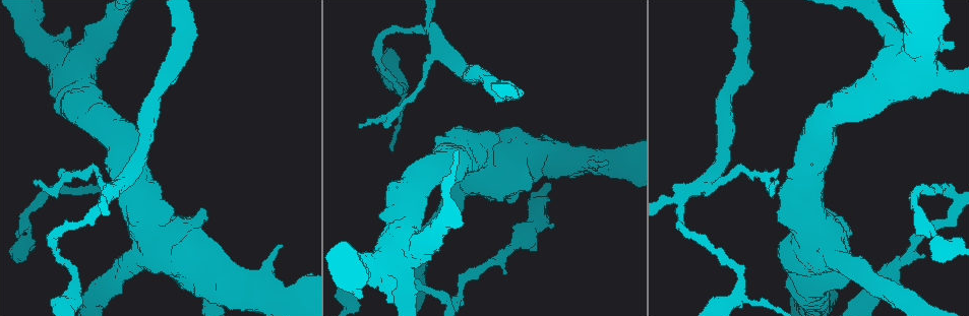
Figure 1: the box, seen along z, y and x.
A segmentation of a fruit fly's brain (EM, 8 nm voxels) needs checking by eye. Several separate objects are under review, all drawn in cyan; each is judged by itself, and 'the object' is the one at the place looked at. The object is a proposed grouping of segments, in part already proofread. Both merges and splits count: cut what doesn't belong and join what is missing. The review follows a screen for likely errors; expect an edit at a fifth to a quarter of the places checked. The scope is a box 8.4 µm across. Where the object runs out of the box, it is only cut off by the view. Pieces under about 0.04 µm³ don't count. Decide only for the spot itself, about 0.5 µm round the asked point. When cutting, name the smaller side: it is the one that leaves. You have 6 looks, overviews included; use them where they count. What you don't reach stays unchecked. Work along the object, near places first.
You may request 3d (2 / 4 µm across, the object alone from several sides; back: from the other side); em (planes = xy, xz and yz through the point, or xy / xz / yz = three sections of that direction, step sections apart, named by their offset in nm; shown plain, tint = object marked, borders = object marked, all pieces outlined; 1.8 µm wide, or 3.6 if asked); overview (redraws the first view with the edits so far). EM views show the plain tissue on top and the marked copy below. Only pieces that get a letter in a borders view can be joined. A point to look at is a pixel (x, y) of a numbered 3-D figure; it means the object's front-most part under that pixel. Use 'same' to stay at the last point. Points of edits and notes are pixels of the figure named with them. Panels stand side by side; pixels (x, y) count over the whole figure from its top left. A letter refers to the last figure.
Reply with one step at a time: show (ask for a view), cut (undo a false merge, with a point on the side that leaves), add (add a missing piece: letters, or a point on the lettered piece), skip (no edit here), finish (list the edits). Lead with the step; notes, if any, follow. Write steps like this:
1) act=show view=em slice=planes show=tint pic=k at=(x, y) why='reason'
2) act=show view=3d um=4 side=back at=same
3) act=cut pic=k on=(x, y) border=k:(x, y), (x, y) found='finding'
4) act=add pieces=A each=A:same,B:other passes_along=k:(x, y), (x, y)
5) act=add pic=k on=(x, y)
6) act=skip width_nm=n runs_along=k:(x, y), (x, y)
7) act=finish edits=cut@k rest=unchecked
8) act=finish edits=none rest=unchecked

act=show view=em um=3.6 slice=xz step=8 show=tint pic=1 at=(34, 181) why='branch stops here'

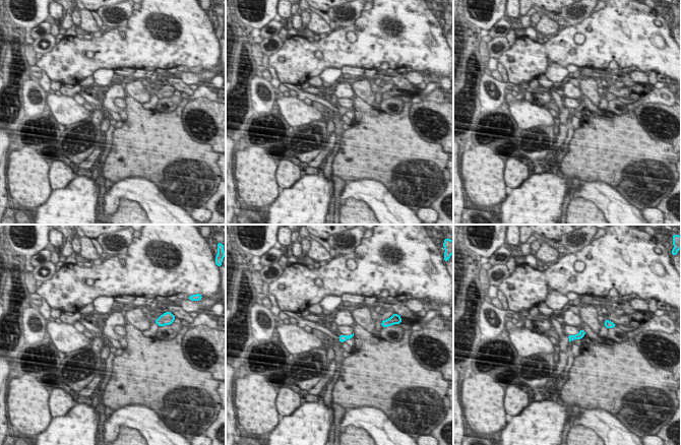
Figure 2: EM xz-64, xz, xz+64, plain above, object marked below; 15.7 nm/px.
act=show view=em um=3.6 slice=xz step=8 show=borders at=same why='see the neighbours'

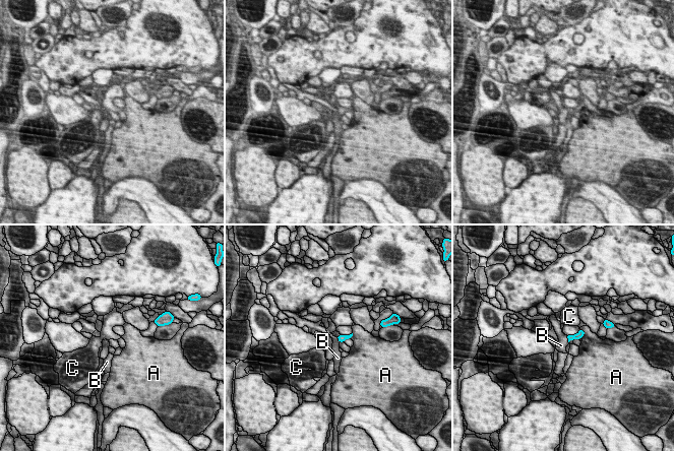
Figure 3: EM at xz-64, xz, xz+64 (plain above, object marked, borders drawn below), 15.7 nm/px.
act=skip each=A:other,B:other,C:other border=3:(565, 335), (568, 342) found='none of them fits'

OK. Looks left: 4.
act=show view=em um=3.6 slice=xz step=4 show=tint pic=1 at=(739, 295) why='three-way junction'

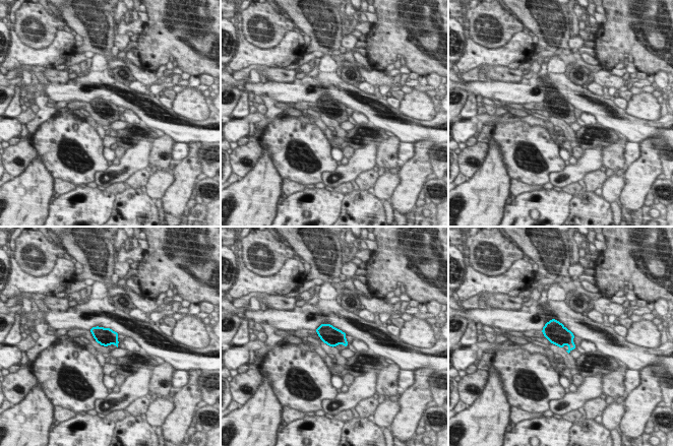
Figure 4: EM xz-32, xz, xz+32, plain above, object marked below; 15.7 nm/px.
act=show view=em um=3.6 slice=xz step=4 show=borders at=same

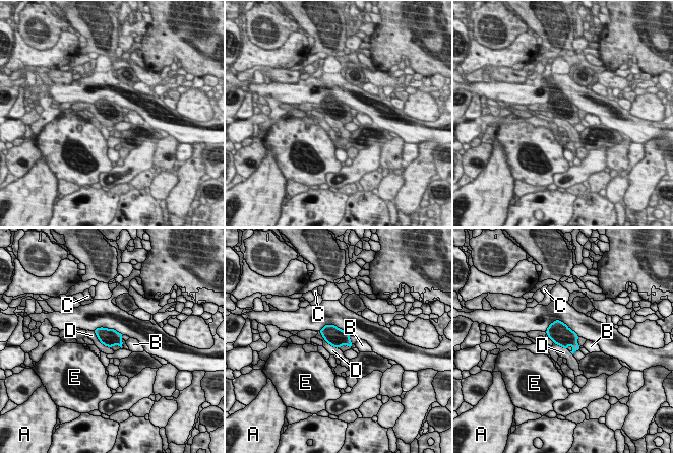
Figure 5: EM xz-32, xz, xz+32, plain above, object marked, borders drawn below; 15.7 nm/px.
act=skip width_nm=280 each=A:other,B:other,C:other,D:other,E:other border=5:(318, 331), (327, 342), (338, 348) found='continuous, no second neuron'

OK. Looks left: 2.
act=finish edits=none rest=unchecked

